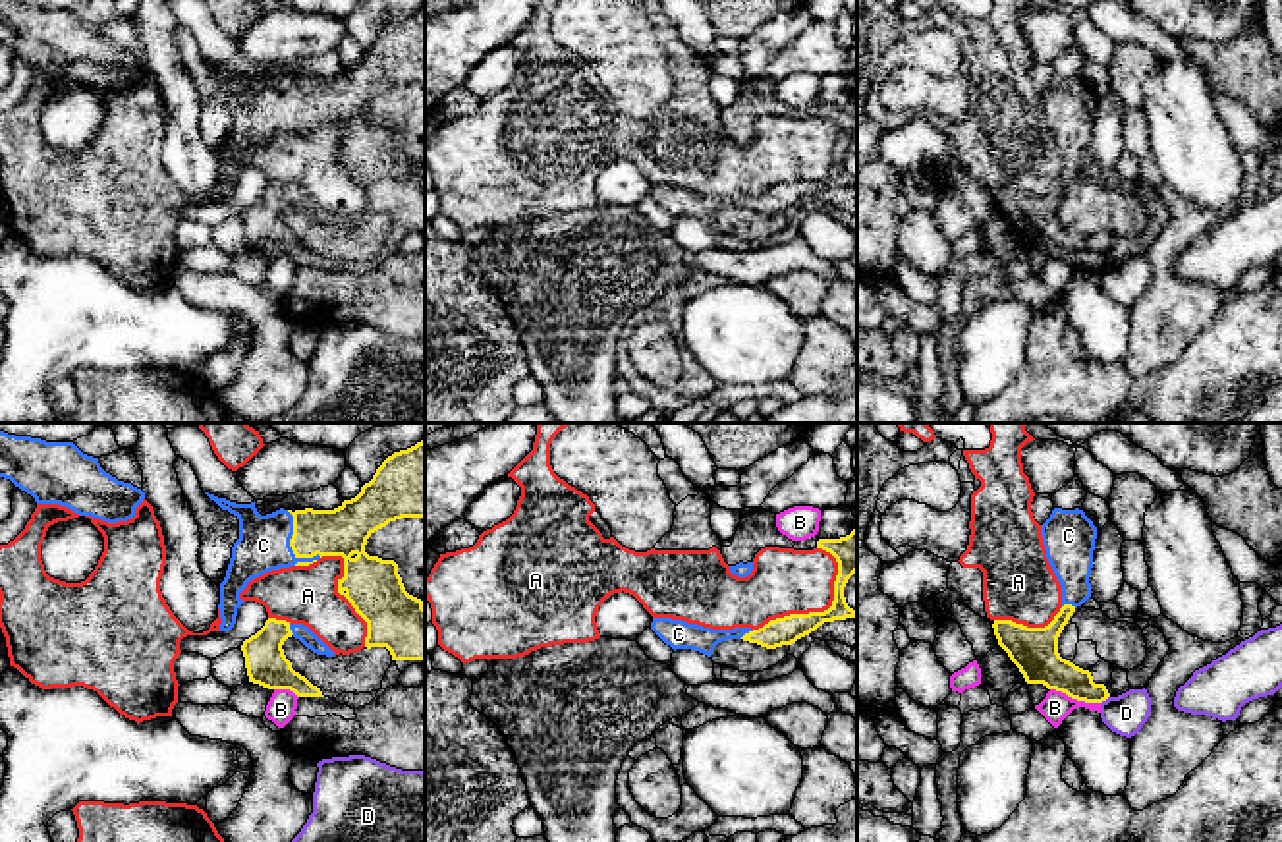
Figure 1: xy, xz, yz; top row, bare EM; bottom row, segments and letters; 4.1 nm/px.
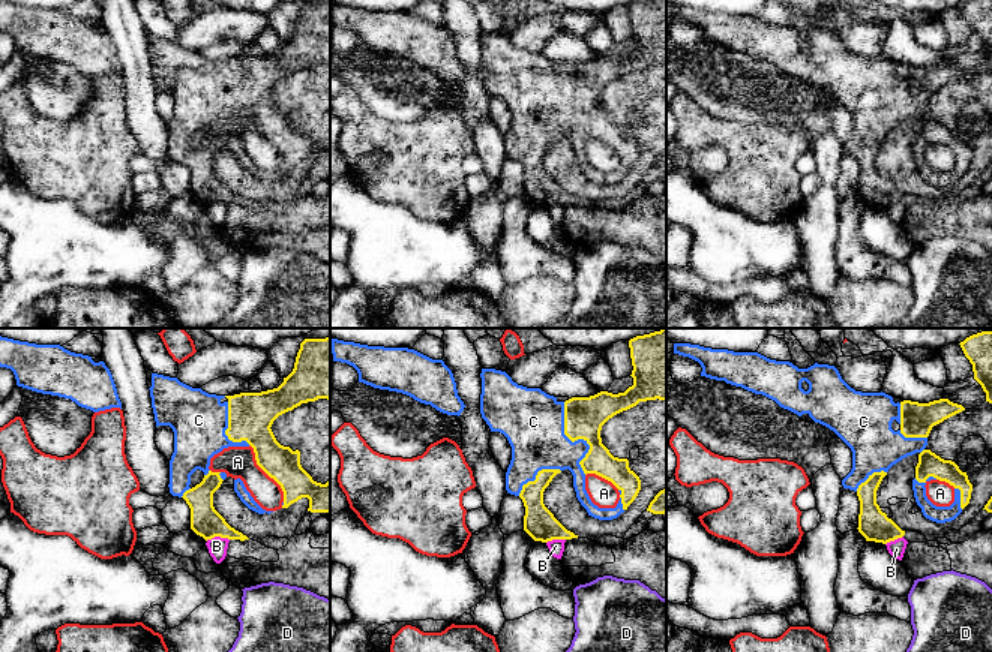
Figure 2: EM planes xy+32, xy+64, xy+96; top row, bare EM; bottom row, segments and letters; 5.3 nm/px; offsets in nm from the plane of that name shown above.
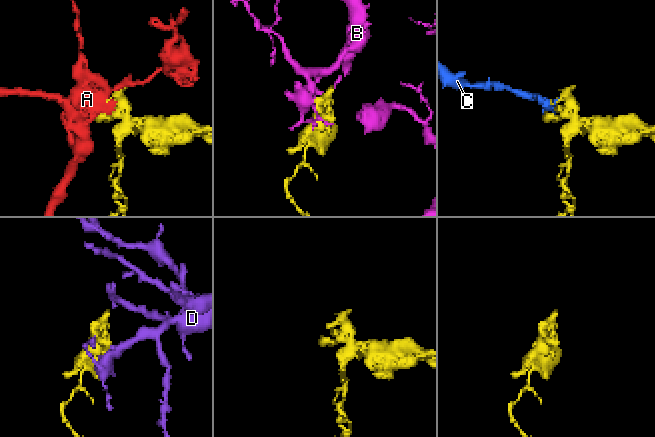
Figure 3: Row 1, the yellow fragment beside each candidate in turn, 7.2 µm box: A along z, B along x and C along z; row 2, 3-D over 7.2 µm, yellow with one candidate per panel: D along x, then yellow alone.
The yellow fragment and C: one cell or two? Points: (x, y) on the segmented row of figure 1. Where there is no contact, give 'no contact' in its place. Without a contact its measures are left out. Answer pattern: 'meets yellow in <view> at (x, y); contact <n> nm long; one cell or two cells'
meets yellow in xy at (290, 543); contact 240 nm long; one cell

